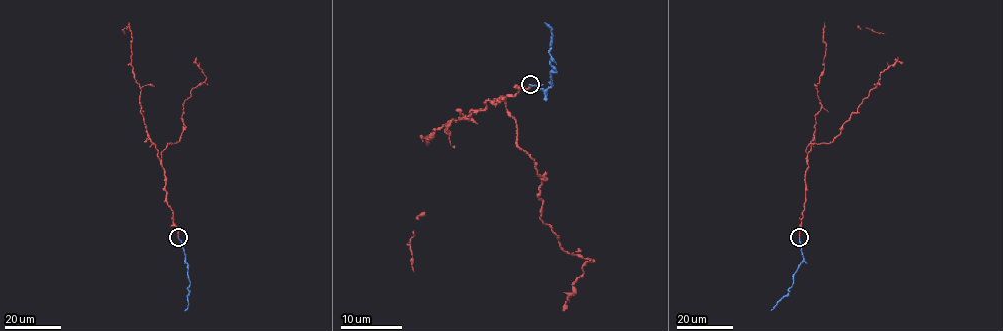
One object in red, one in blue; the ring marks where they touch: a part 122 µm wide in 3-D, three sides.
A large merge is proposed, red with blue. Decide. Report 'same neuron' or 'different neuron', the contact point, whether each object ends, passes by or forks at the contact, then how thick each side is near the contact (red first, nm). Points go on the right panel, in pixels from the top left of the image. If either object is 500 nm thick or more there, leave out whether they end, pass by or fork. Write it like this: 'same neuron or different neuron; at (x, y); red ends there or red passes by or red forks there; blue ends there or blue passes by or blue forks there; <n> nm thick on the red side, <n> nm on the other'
same neuron; at (799, 237); red ends there; blue ends there; 260 nm thick on the red side, 260 nm on the other

